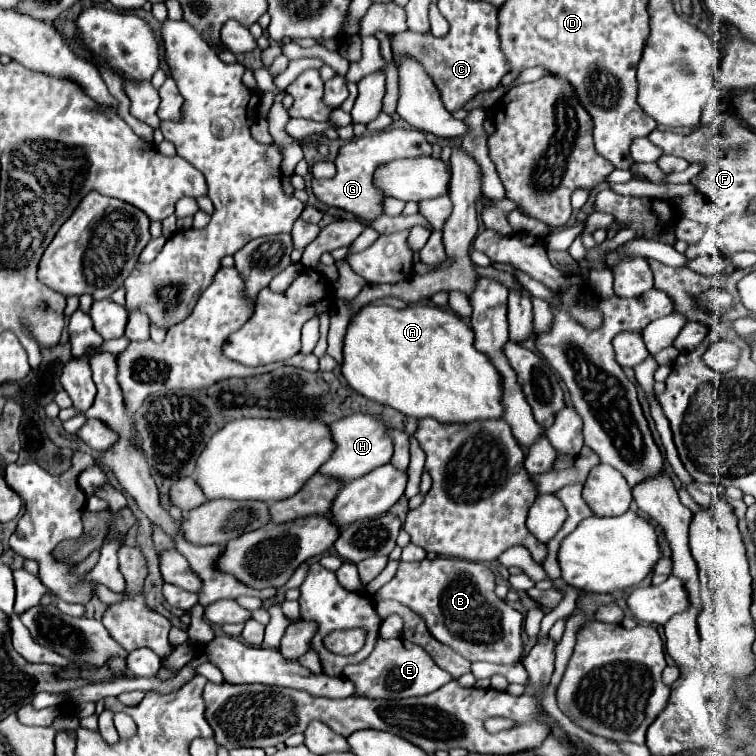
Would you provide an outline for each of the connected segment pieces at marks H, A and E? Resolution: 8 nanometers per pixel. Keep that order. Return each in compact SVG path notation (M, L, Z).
M351 414L351 416L345 416L343 420L337 420L335 424L331 424L331 434L337 444L337 450L333 452L331 460L327 460L321 466L319 472L335 476L343 482L349 482L353 478L365 476L367 472L387 464L393 456L393 442L391 442L389 430L391 428L379 416L373 416L373 414Z
M409 304L405 308L375 306L361 308L349 322L343 338L343 362L341 374L353 390L361 396L387 404L405 416L431 416L439 422L461 422L501 418L501 386L499 372L493 368L487 356L473 346L473 330L451 310L431 304Z
M381 636L377 638L371 656L367 656L367 660L359 664L347 664L347 668L343 668L343 676L357 686L357 696L385 698L385 700L399 700L399 698L429 694L453 680L453 676L445 672L443 668L439 668L421 646L403 638L385 640Z

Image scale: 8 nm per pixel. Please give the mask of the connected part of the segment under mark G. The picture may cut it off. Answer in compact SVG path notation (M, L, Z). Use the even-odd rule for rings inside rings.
M389 128L383 132L375 132L369 136L361 136L361 138L353 138L351 142L347 142L345 146L339 148L337 158L335 158L335 176L329 180L321 180L321 178L313 178L311 180L311 190L315 194L315 198L319 202L323 202L325 206L333 206L333 208L341 208L345 212L355 214L359 220L371 224L371 220L375 220L379 214L383 214L383 200L385 194L375 194L375 170L379 164L387 164L391 160L399 160L399 158L415 158L415 156L431 156L433 148L425 138L425 132L421 130L403 130L403 128Z

